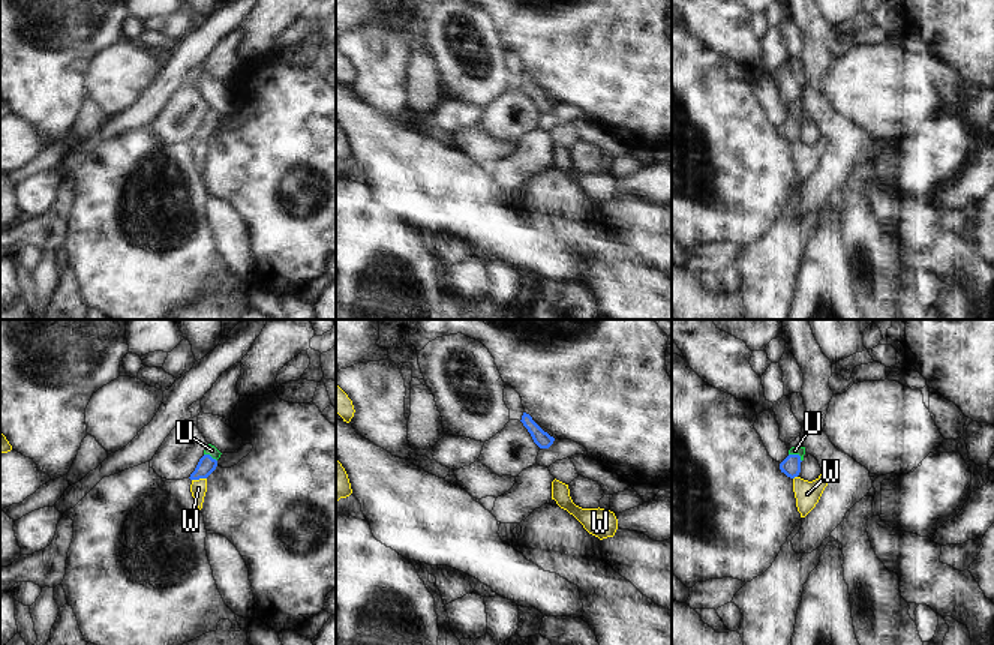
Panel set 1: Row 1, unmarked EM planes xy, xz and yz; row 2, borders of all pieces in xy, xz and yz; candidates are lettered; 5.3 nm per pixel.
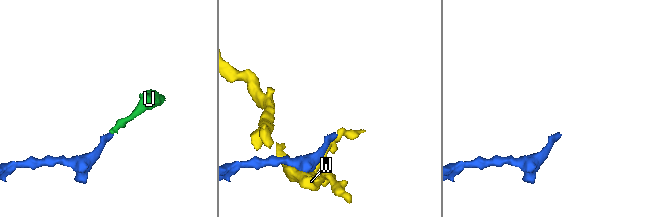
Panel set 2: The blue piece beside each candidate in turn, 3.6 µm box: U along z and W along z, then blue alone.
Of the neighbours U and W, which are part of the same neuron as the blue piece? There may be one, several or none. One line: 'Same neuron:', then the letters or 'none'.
Same neuron: U

